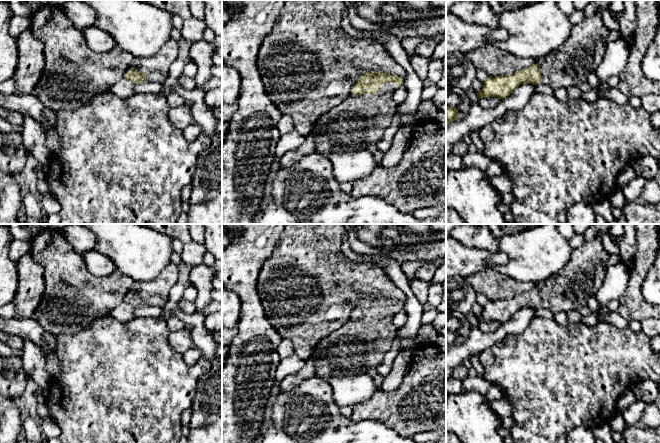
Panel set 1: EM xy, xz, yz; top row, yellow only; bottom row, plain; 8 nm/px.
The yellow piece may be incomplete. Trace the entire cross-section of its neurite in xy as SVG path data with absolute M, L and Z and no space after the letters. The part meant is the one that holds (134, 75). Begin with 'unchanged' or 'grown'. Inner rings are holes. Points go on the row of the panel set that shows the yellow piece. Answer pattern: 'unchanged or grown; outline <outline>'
grown; outline M170 37L156 55L148 58L135 57L130 65L132 69L124 74L124 78L131 80L134 84L142 82L163 84L178 52L177 42Z

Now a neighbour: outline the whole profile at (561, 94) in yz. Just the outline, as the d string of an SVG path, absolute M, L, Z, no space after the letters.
M559 88L559 89L554 90L554 96L562 102L566 102L570 100L570 97L568 95L566 88Z

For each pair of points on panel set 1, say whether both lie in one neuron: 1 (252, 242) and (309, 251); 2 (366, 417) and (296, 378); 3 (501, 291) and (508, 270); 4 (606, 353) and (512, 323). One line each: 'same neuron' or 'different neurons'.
1: different neurons
2: different neurons
3: different neurons
4: different neurons

